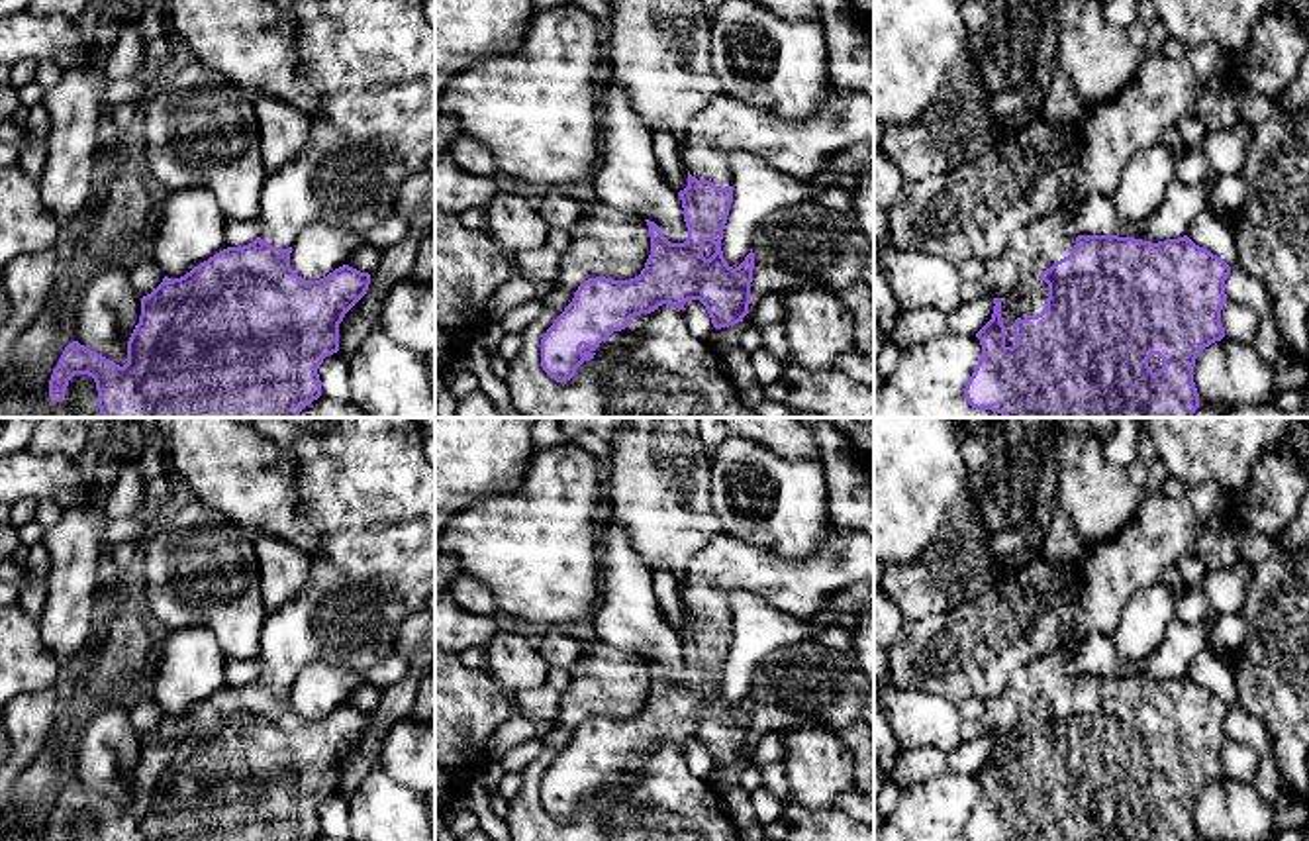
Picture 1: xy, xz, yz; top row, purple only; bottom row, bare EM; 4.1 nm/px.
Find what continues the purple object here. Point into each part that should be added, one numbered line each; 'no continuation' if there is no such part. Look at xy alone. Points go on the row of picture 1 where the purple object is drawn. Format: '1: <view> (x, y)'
1: xy (373, 61)

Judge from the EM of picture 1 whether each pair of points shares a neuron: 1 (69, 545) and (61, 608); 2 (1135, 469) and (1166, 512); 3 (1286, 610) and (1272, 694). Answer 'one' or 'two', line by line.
1: one
2: two
3: one

